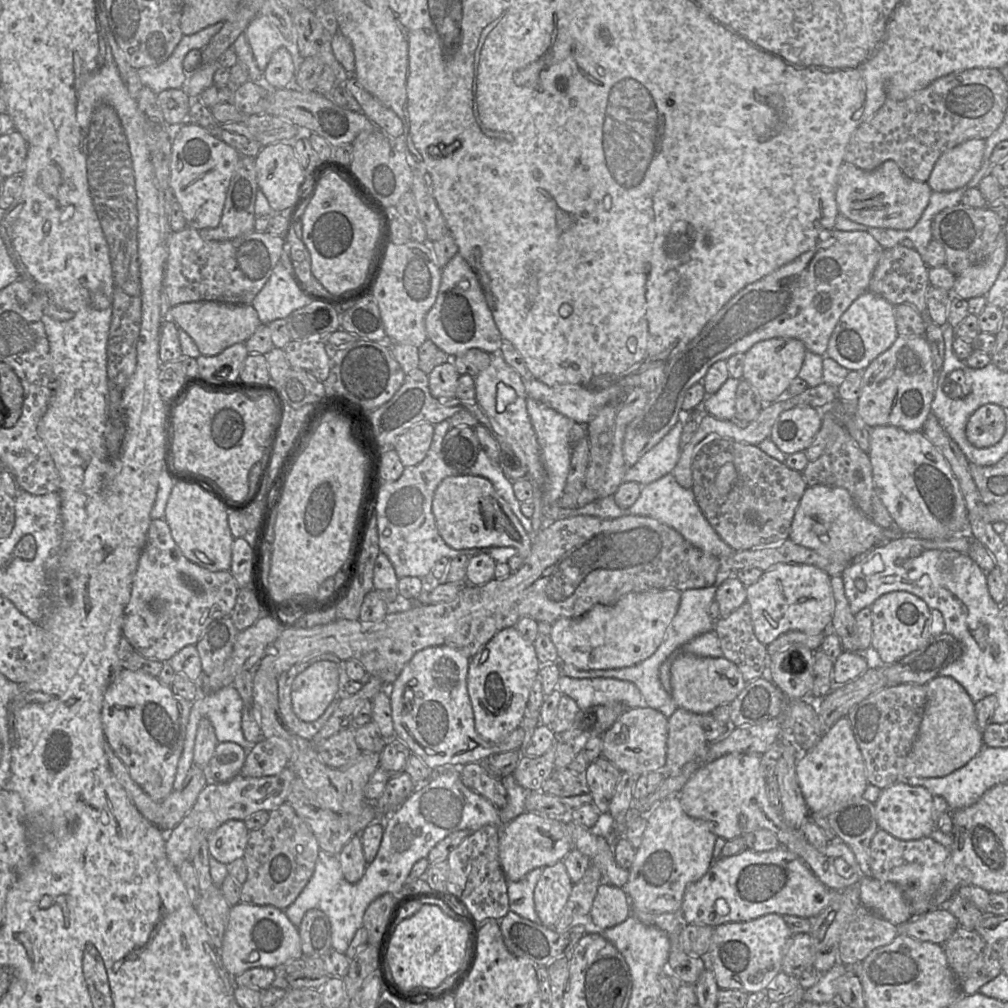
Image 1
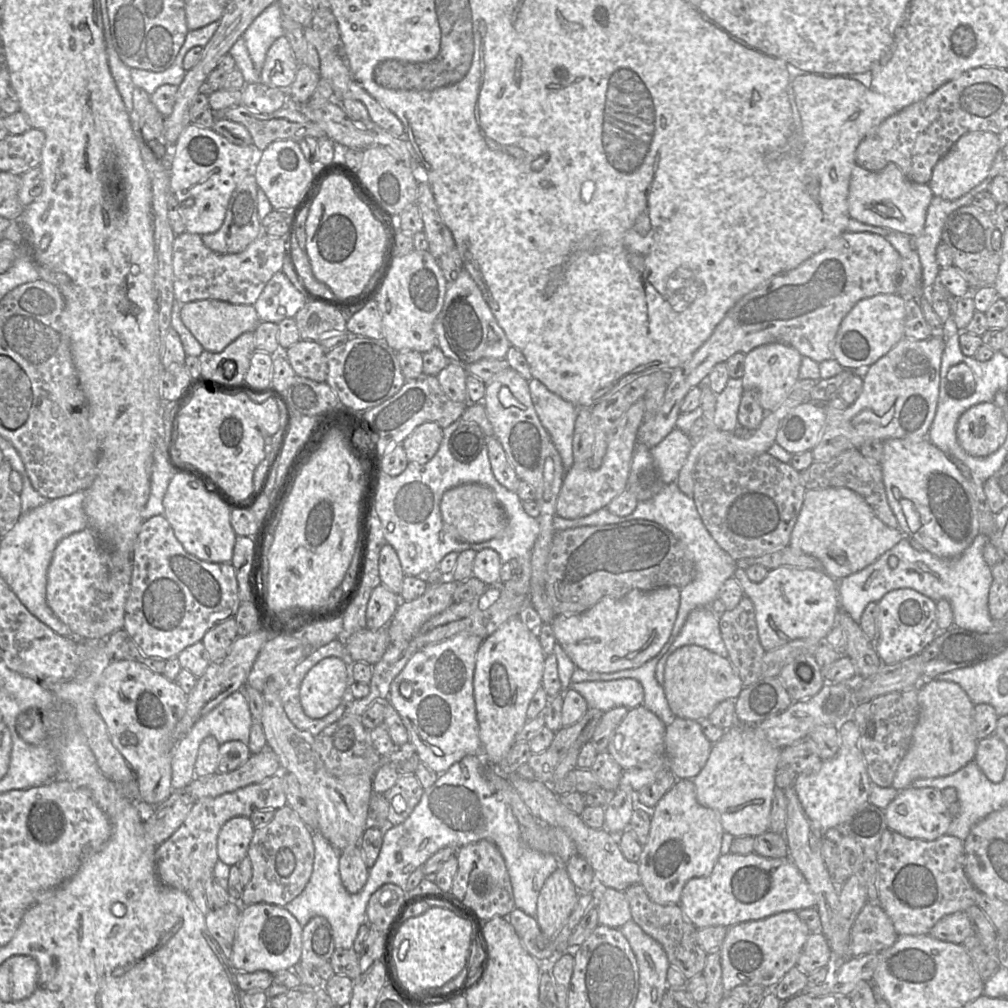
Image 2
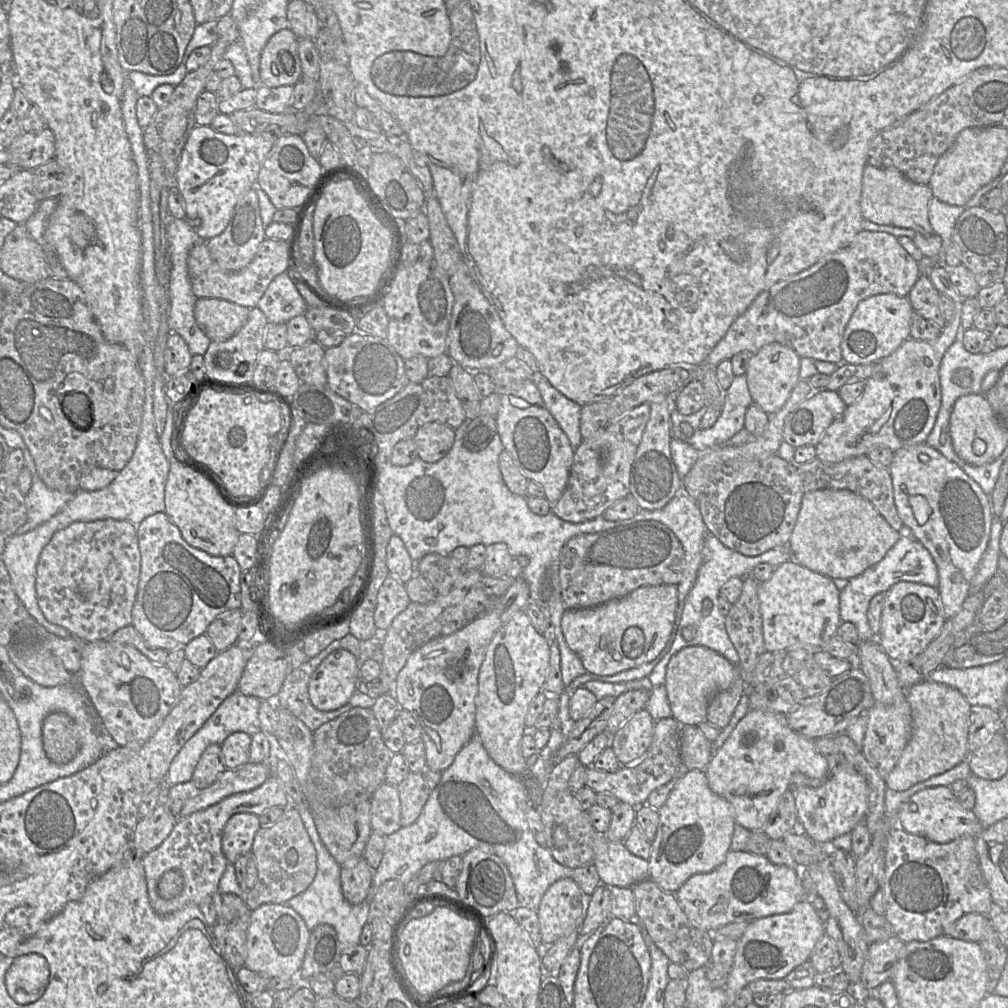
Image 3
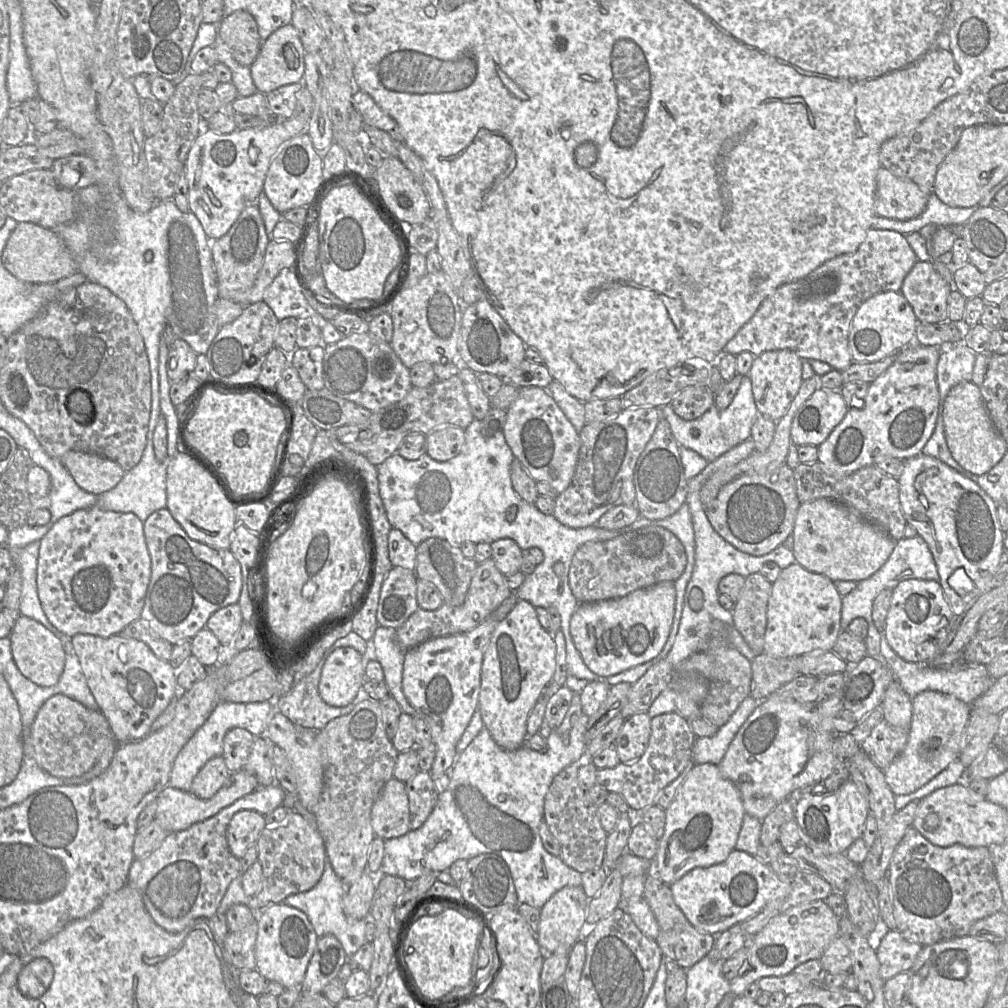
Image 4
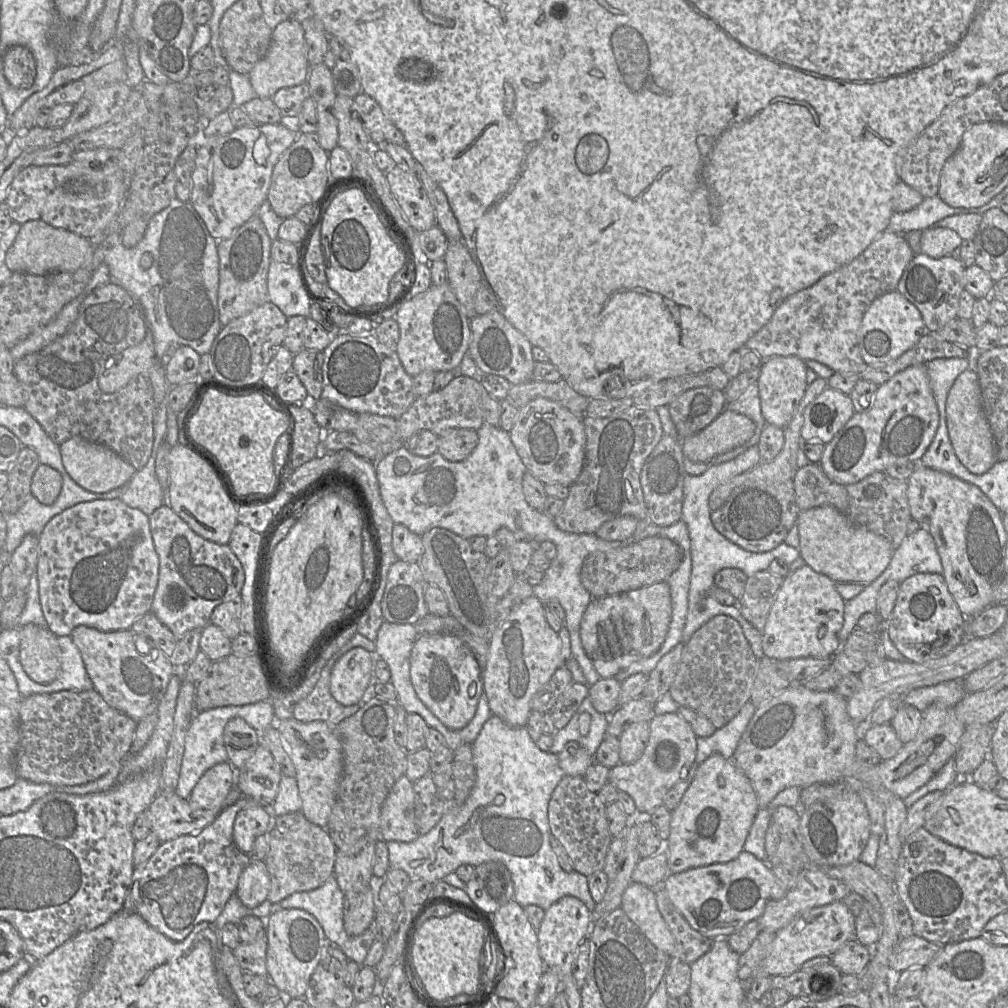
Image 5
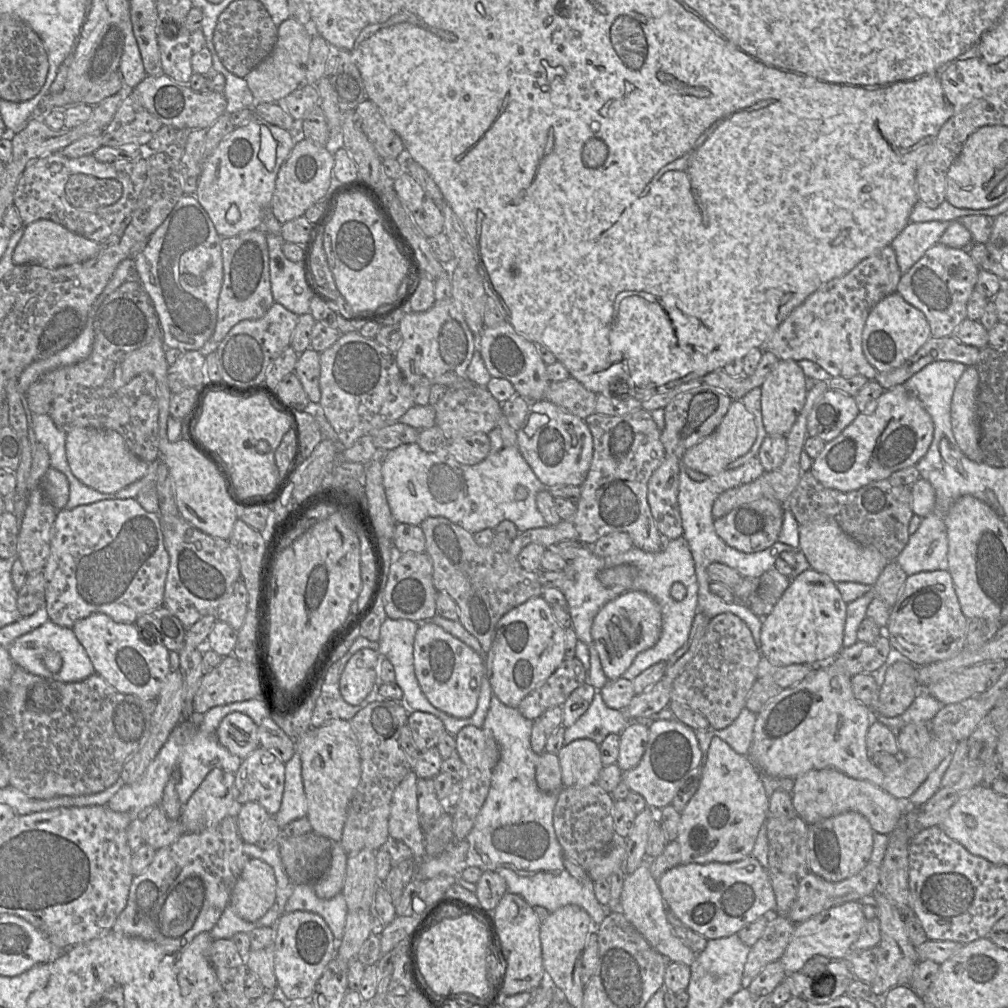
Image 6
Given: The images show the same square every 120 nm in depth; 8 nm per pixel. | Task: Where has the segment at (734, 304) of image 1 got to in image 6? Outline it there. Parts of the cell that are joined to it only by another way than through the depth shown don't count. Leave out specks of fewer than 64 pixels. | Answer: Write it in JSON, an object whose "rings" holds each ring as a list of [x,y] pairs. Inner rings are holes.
{"rings":[[[891,245],[885,246],[877,250],[876,252],[872,253],[870,256],[863,259],[847,274],[841,277],[832,279],[828,281],[827,283],[823,284],[815,292],[809,295],[802,304],[797,306],[795,309],[793,309],[792,312],[777,327],[777,329],[774,331],[771,337],[767,340],[765,345],[762,348],[759,348],[759,349],[762,349],[762,355],[764,351],[769,351],[769,352],[772,352],[774,355],[776,355],[776,357],[779,360],[794,360],[796,362],[800,360],[804,360],[804,359],[810,360],[820,365],[832,377],[837,377],[837,376],[852,377],[856,375],[861,375],[861,376],[866,377],[869,380],[874,380],[876,375],[878,374],[878,371],[869,363],[866,356],[864,355],[864,352],[862,349],[863,329],[864,329],[866,320],[868,318],[868,315],[870,311],[874,308],[874,306],[878,304],[881,300],[883,300],[885,297],[893,293],[898,293],[897,286],[898,286],[901,276],[902,276],[902,273],[900,272],[900,269],[896,260],[896,255]]]}

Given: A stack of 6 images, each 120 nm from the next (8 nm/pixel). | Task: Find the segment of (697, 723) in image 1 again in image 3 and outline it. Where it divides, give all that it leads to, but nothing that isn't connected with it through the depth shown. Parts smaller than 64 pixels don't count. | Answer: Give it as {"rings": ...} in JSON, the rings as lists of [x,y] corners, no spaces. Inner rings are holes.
{"rings":[[[681,725],[680,752],[688,770],[705,770],[713,756],[712,742],[697,725]]]}

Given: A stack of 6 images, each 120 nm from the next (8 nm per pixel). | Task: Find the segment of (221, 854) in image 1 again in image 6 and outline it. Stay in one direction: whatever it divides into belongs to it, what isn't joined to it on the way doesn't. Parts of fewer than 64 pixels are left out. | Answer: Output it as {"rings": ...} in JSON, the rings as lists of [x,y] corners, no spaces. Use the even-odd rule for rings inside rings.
{"rings":[[[247,802],[236,807],[236,824],[242,841],[256,844],[262,829],[271,815],[257,802]]]}

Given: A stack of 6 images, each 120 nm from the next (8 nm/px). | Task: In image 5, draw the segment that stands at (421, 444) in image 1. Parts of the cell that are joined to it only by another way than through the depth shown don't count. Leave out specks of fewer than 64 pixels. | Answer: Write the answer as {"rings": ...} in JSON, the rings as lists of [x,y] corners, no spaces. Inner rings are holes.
{"rings":[[[453,429],[438,437],[438,452],[452,462],[466,459],[478,444],[478,434],[473,429]]]}

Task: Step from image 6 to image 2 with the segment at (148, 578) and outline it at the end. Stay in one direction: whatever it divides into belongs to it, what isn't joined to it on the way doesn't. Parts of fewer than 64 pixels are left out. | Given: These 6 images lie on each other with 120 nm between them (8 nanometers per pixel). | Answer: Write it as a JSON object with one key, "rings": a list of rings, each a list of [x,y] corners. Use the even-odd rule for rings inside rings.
{"rings":[[[87,527],[63,538],[57,544],[47,570],[46,602],[55,616],[79,639],[106,639],[124,627],[125,604],[130,589],[132,554],[107,552],[95,532]]]}

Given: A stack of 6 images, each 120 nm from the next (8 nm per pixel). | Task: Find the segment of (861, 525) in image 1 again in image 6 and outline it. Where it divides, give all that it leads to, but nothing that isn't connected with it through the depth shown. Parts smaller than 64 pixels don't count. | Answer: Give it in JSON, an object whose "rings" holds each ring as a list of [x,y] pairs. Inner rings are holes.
{"rings":[[[820,519],[799,525],[799,548],[805,554],[811,568],[826,574],[833,582],[855,582],[873,587],[889,561],[875,548],[864,546],[846,534],[834,519]]]}

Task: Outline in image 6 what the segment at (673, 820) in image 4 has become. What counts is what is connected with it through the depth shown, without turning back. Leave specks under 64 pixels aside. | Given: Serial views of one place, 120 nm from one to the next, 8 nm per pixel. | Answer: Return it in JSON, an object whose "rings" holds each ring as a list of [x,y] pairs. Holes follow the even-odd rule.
{"rings":[[[714,737],[699,788],[681,812],[676,839],[680,845],[681,864],[733,863],[752,855],[759,830],[769,816],[769,802],[760,771],[749,756],[738,754],[721,738]]]}

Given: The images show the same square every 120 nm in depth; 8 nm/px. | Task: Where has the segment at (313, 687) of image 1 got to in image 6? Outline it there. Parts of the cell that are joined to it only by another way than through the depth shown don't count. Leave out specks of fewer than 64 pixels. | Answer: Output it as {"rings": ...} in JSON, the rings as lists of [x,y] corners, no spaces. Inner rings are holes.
{"rings":[[[362,648],[349,659],[340,678],[340,692],[348,704],[360,705],[370,694],[379,678],[381,657],[375,650]]]}

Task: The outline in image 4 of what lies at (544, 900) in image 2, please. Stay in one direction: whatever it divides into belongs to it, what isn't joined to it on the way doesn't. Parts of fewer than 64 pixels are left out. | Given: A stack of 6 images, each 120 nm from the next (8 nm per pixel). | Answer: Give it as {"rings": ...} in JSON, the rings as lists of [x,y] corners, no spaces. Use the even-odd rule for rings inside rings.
{"rings":[[[566,886],[543,905],[540,909],[536,939],[546,954],[570,953],[580,939],[581,928],[586,922],[589,900],[581,886]]]}

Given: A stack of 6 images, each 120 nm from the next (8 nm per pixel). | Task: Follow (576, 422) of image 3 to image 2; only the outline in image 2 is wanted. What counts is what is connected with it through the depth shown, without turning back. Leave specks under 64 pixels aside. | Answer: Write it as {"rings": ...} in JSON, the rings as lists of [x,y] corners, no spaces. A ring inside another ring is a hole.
{"rings":[[[537,379],[529,381],[534,409],[559,452],[566,472],[573,466],[573,437],[578,408],[552,393]]]}

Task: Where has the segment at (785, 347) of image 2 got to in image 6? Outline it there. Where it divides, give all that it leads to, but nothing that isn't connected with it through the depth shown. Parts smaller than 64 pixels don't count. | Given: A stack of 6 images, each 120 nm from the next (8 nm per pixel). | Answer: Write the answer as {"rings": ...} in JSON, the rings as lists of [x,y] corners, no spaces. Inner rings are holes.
{"rings":[[[780,360],[767,375],[761,391],[762,420],[767,435],[786,436],[806,401],[806,375],[796,361]]]}

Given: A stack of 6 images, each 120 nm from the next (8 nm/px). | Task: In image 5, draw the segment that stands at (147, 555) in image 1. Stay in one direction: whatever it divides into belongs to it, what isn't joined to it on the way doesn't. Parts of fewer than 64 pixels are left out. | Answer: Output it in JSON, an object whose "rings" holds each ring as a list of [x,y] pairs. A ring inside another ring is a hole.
{"rings":[[[164,503],[150,516],[150,531],[159,558],[158,584],[151,612],[177,637],[193,629],[203,629],[210,623],[213,609],[238,595],[245,581],[242,565],[228,544],[217,544],[196,534],[167,504]]]}

